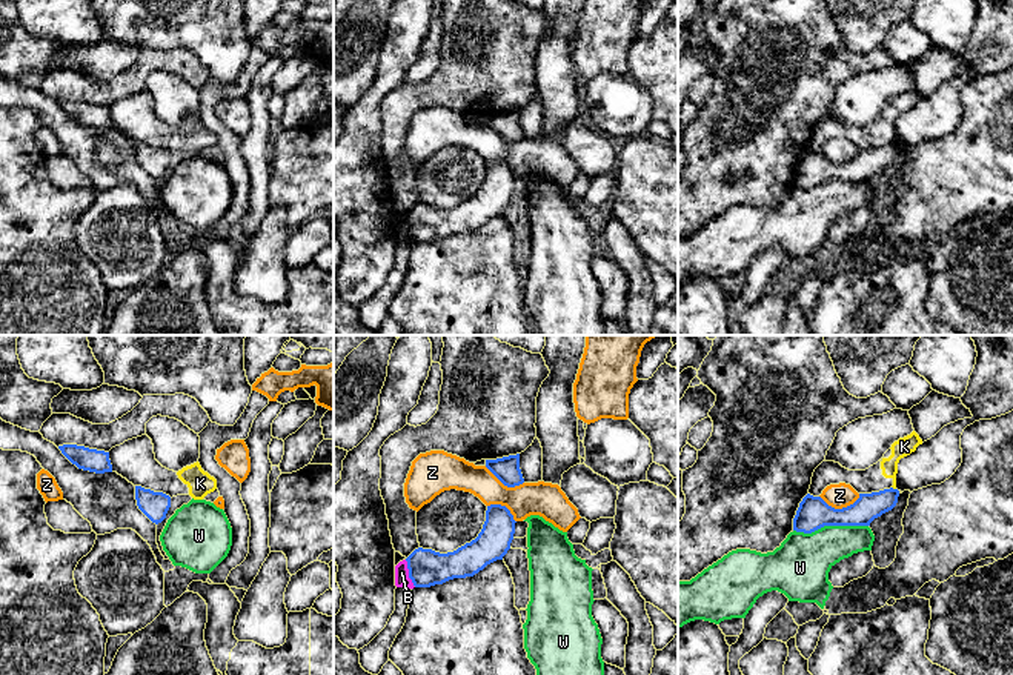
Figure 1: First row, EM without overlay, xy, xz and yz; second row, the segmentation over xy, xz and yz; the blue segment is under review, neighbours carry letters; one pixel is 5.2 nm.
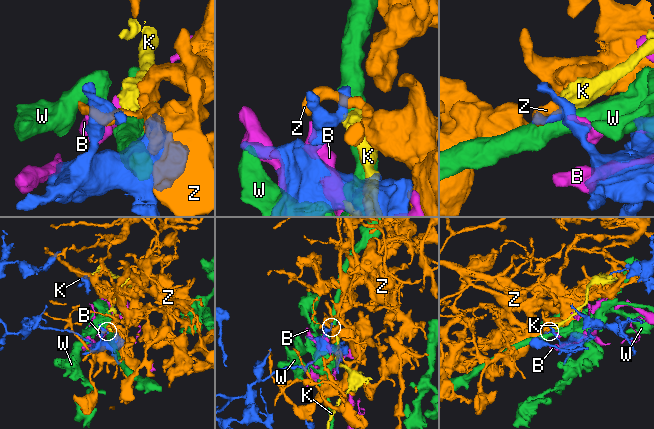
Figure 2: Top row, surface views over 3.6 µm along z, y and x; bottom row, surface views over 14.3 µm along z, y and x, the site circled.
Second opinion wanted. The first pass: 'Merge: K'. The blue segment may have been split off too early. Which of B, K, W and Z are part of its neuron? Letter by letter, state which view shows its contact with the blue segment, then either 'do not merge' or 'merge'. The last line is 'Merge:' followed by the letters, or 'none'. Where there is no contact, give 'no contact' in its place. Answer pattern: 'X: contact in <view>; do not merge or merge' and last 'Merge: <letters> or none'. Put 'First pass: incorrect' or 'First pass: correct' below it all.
B: contact in xz; do not merge
K: contact in yz; do not merge
W: contact in yz; do not merge
Z: contact in yz; do not merge
Merge: none
First pass: incorrect

